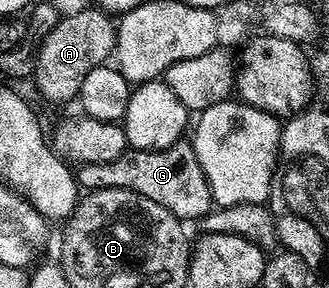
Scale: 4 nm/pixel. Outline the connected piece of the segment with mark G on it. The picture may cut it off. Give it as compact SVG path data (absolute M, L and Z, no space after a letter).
M188 141L175 143L161 151L128 149L109 163L81 166L78 171L78 183L88 193L106 189L133 191L150 201L158 201L158 205L170 209L170 213L174 213L181 221L203 220L214 207L206 173L202 173L202 165L198 165L198 157Z

